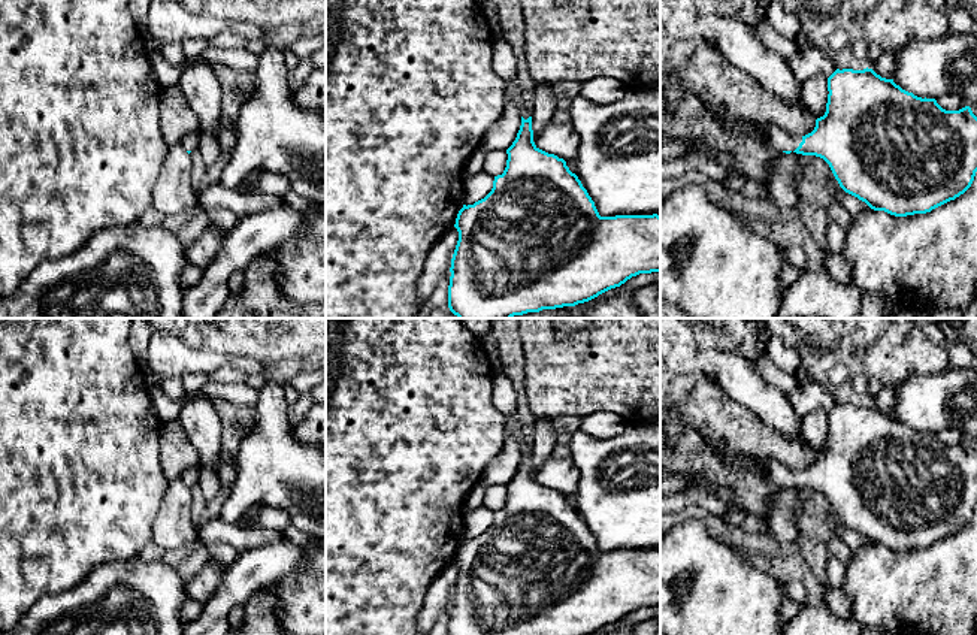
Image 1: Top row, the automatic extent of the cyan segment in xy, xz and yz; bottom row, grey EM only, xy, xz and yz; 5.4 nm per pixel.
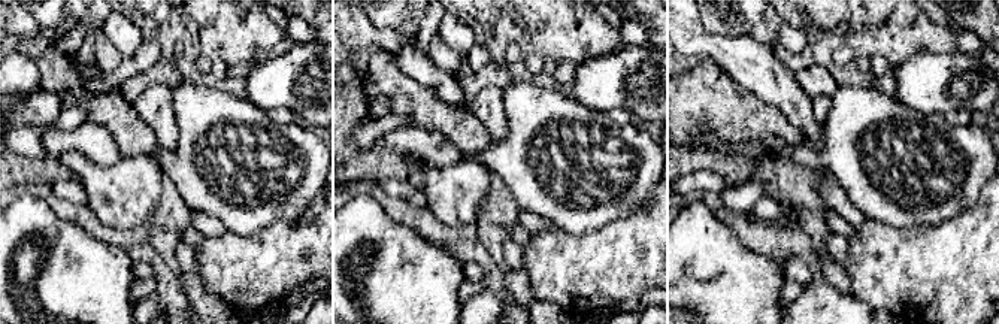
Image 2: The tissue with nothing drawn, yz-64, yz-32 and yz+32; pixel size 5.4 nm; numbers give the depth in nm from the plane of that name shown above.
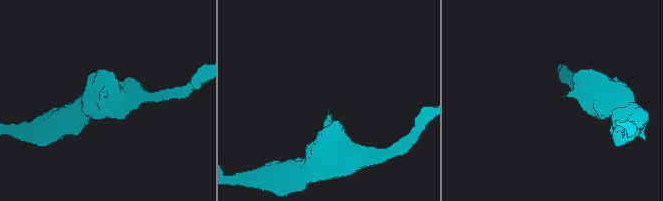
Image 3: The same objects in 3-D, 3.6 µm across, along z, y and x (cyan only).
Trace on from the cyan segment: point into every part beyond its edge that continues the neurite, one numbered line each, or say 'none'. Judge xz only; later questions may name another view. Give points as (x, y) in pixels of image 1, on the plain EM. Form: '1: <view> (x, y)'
1: xz (513, 425)

